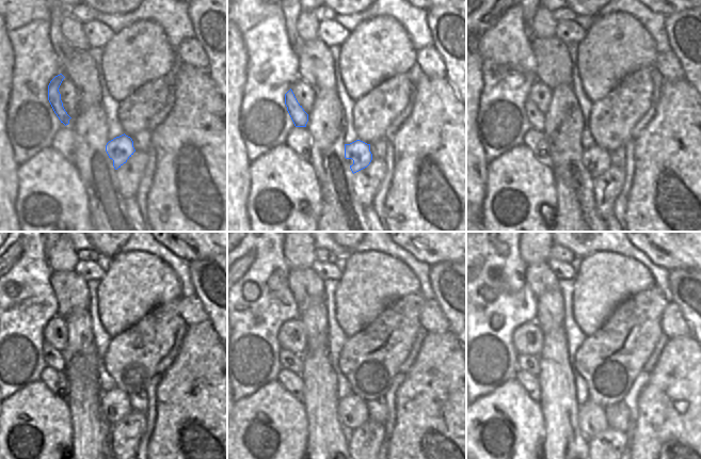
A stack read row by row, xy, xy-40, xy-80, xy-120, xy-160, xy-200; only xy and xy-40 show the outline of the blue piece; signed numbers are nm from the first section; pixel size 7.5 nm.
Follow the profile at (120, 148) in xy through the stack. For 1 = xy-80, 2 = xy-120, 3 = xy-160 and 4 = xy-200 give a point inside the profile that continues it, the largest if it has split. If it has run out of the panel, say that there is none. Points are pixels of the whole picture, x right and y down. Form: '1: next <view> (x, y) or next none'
1: next xy-80 (600, 157)
2: next xy-120 (121, 407)
3: next xy-160 (351, 420)
4: next xy-200 (591, 423)

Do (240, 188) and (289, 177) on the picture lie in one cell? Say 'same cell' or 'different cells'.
different cells

